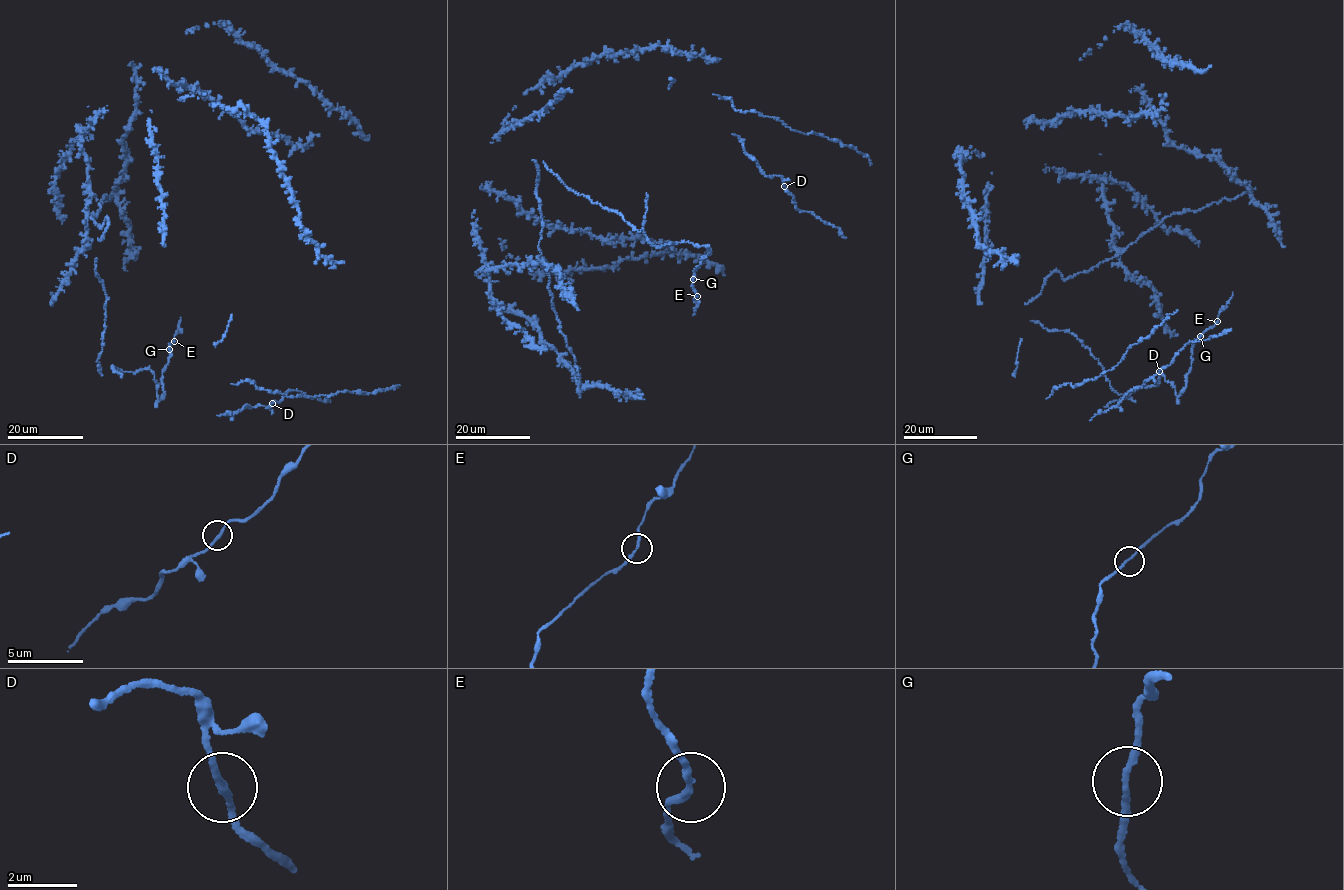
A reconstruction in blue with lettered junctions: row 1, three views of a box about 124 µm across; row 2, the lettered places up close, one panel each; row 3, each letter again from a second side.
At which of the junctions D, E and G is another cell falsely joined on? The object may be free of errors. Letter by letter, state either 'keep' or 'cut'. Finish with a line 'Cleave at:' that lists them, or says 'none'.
D: keep
E: keep
G: keep
Cleave at: none

